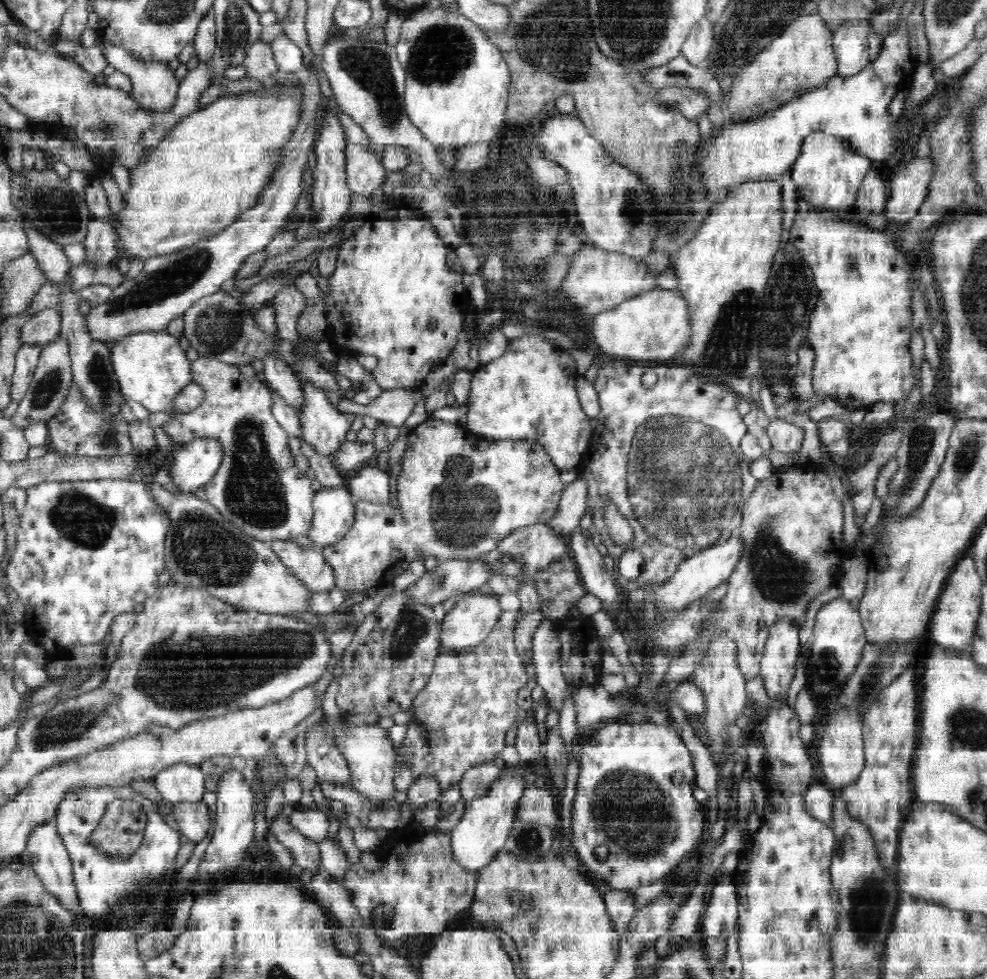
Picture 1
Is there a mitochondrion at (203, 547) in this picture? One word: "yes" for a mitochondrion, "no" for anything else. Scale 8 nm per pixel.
yes

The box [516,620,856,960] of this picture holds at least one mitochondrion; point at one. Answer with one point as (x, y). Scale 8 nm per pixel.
(630, 805)

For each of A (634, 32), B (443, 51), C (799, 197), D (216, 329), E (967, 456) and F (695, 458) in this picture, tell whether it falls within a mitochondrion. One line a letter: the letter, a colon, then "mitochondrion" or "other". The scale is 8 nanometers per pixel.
A: mitochondrion
B: mitochondrion
C: other
D: mitochondrion
E: mitochondrion
F: mitochondrion

